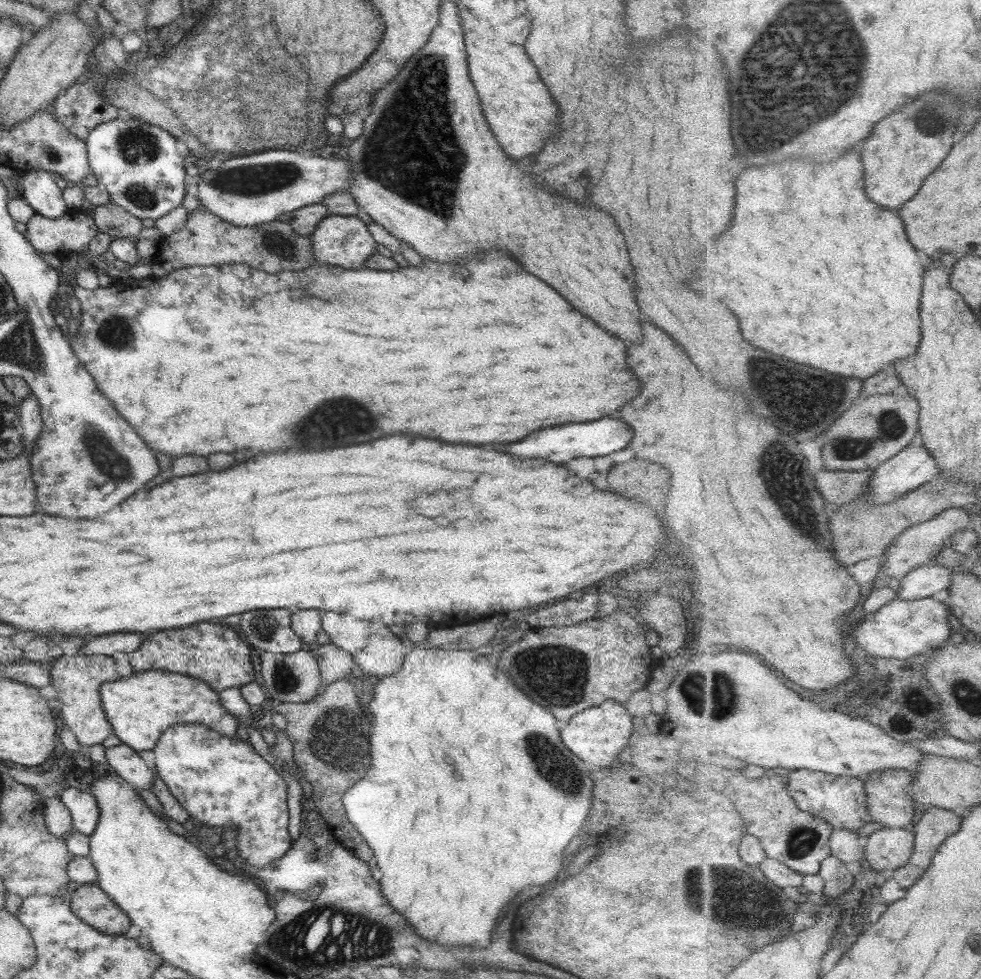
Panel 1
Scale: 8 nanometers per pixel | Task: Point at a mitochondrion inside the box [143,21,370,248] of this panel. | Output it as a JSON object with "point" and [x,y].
{"point":[252,177]}

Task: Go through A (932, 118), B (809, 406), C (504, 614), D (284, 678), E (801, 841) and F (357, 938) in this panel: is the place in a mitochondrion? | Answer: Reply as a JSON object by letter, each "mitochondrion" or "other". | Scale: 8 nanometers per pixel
{"A":"mitochondrion","B":"mitochondrion","C":"other","D":"mitochondrion","E":"mitochondrion","F":"mitochondrion"}

